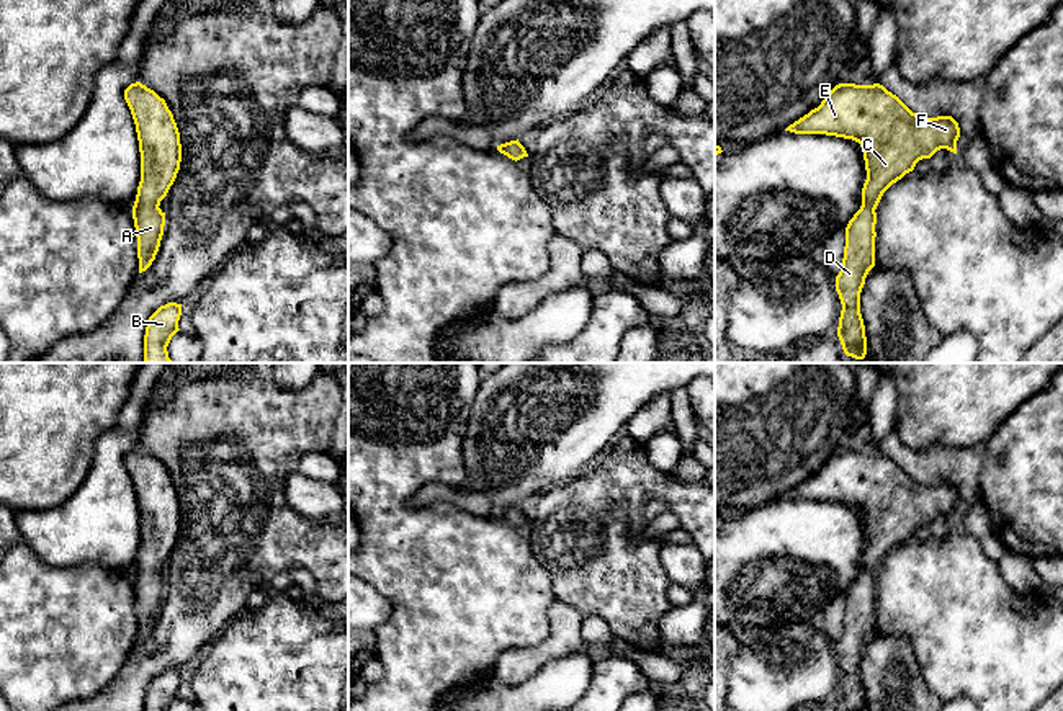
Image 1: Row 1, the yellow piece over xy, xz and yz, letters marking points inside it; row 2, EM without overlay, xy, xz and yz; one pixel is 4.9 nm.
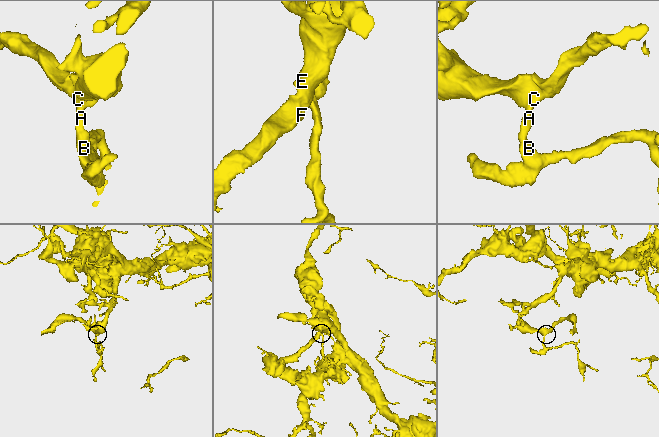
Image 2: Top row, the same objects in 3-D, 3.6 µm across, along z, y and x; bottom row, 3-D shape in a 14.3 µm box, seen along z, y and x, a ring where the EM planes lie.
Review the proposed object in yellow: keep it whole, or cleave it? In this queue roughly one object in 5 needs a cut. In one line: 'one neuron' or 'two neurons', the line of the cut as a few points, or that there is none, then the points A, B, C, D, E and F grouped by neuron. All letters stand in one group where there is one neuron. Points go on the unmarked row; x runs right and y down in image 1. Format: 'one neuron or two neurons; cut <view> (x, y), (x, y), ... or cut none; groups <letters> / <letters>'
one neuron; cut none; groups A B C D E F

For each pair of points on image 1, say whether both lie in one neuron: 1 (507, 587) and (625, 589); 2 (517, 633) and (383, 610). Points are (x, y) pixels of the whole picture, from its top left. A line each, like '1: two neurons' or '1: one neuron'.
1: two neurons
2: two neurons

